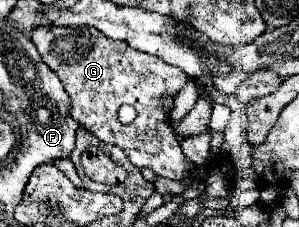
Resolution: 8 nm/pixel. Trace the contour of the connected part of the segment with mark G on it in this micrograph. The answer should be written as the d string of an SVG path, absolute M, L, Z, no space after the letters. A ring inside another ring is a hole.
M39 26L33 28L31 40L37 46L43 62L59 76L59 80L65 86L65 92L71 96L71 116L75 122L85 126L91 134L95 134L105 144L115 144L125 150L127 158L135 166L147 166L157 176L179 180L179 182L193 182L193 170L195 164L185 158L185 154L179 148L177 136L171 132L169 126L169 114L161 110L161 96L169 94L175 96L187 82L187 76L163 60L143 54L139 50L133 50L129 44L123 44L123 40L109 40L95 28L59 28L59 26ZM121 104L131 104L137 110L137 118L131 124L121 124L117 120L117 112Z

